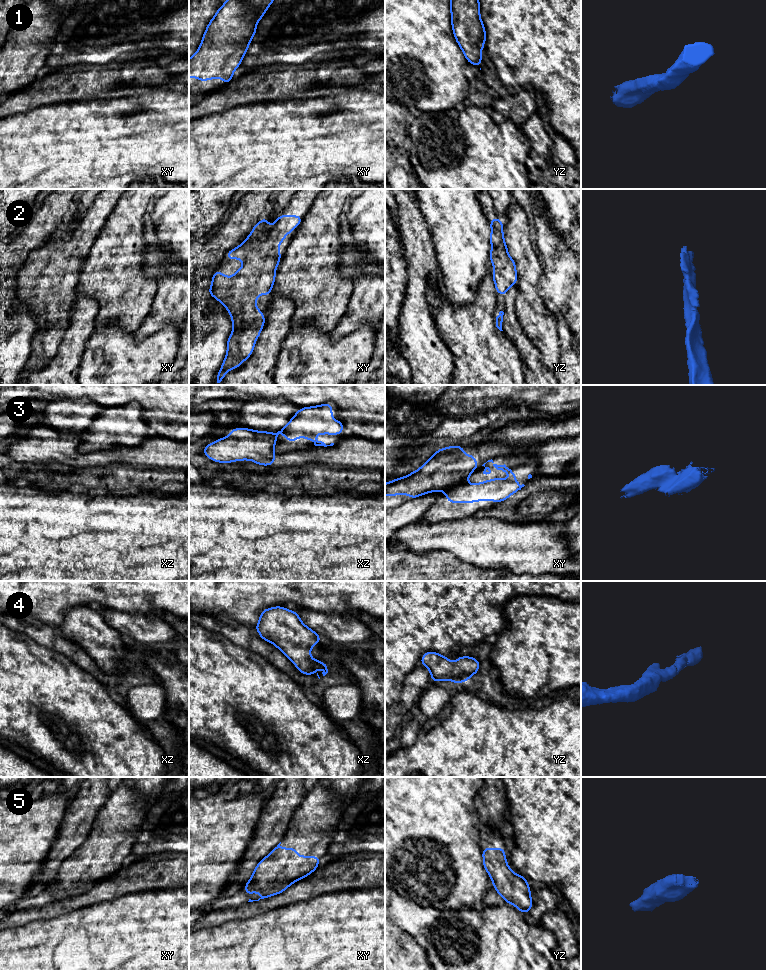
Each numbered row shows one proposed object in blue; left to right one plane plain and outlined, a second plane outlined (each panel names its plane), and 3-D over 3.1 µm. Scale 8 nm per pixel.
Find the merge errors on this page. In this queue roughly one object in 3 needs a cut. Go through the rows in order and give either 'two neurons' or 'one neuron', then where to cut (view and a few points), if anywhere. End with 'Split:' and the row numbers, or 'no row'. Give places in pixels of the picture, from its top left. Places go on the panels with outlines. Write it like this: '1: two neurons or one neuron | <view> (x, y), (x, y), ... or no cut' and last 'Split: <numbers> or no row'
1: one neuron | no cut
2: one neuron | no cut
3: two neurons | xy (468, 475), (444, 491)
4: one neuron | no cut
5: one neuron | no cut
Split: 3

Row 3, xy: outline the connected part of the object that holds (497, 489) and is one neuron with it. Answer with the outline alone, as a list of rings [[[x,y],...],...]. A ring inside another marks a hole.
[[[493,464],[493,466],[497,470],[508,473],[510,479],[495,478],[478,484],[468,484],[468,476],[464,481],[444,491],[446,500],[451,503],[473,503],[475,501],[497,501],[500,503],[525,486],[516,482],[516,473],[510,467],[505,464]]]

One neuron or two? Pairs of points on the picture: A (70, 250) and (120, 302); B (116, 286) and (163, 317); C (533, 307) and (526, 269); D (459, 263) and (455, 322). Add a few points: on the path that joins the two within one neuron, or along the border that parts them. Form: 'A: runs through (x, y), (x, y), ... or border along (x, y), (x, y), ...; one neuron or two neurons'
A: border along (93, 242), (84, 257), (76, 285); two neurons
B: border along (157, 286), (151, 309), (137, 328); two neurons
C: runs through (528, 298), (528, 278); one neuron
D: border along (443, 285), (454, 304), (472, 304), (476, 300); two neurons

